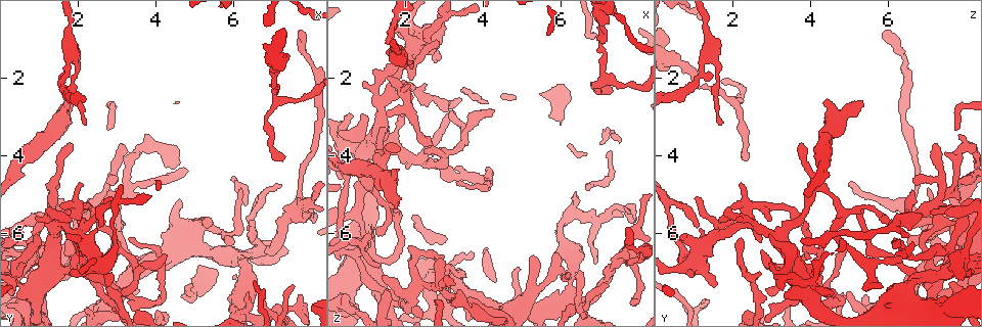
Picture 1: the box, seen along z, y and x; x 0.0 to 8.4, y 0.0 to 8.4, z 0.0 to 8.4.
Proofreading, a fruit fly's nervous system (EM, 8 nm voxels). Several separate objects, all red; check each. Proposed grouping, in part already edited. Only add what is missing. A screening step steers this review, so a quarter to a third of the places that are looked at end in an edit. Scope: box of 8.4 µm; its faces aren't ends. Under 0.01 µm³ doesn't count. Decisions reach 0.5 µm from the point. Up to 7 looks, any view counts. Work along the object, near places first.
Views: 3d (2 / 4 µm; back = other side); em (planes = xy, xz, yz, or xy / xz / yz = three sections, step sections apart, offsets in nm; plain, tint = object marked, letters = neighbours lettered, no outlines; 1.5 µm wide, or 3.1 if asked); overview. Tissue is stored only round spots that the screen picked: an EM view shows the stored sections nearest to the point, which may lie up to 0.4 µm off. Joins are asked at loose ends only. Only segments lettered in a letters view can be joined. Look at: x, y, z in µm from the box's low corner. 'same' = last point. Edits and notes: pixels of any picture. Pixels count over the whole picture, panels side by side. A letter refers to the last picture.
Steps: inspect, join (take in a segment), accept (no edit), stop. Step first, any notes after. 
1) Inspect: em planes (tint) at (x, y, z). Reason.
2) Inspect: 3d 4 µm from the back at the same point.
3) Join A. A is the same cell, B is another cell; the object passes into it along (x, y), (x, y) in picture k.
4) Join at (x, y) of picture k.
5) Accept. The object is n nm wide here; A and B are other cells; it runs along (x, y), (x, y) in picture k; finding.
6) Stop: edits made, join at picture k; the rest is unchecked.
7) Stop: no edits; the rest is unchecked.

Inspect: 3d 4 µm at (3.35, 6.15, 4.70).

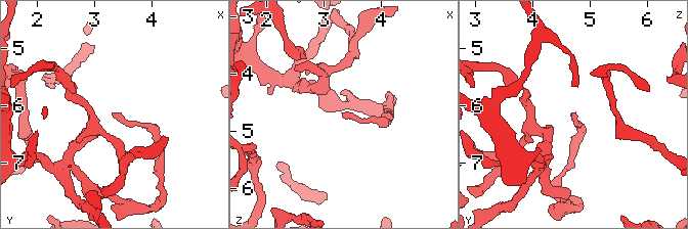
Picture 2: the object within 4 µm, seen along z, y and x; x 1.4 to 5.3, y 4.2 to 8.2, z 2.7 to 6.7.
Inspect: em planes (letters) at (3.35, 6.10, 4.65).

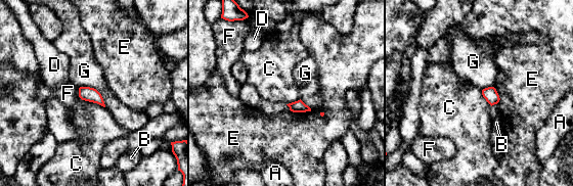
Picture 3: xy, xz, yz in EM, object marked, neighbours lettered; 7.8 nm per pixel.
Accept. A, B, C, D, E, F and G are other cells; a border runs along (79, 87), (93, 87), (105, 106) in picture 3; none of them fits.

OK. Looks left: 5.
Inspect: em xy step 8 (tint) at (2.95, 4.60, 6.75). Free end.

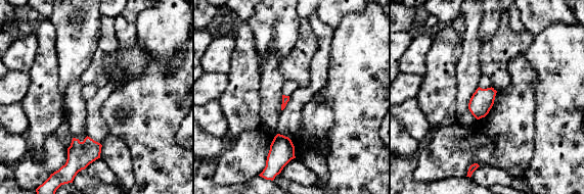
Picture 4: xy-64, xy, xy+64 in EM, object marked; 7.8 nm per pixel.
Inspect: em planes (letters) at the same point.

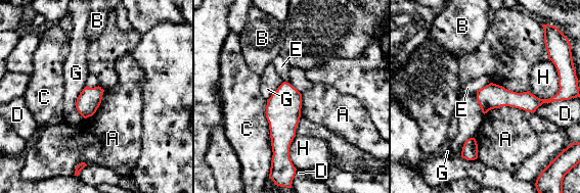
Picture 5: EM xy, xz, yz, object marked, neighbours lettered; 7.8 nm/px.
Accept. The longest contact is with C, 500 nm; A, B, C, D, E, G and H are other cells; none of them fits.

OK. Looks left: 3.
Inspect: 3d 2 µm at (1.75, 2.65, 5.40). Branch stops here.

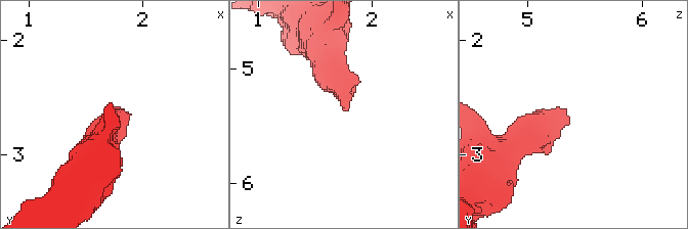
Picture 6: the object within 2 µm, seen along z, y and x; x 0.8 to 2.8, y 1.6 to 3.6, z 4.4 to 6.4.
Inspect: em planes (plain) at (1.76, 2.66, 5.36). Need the tissue.

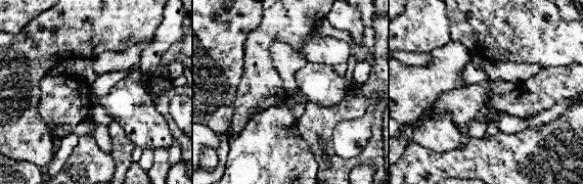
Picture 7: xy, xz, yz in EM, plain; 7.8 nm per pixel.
Inspect: em planes (letters) at the same point. See the neighbours.

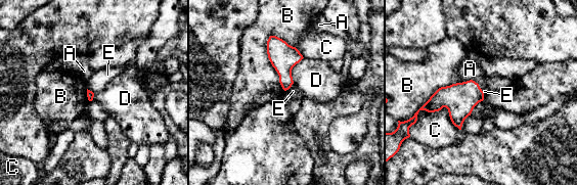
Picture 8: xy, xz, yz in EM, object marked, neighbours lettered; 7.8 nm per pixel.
Join E. The longest contact is with B, 460 nm; E is the same cell, A, B, C and D are other cells; it goes on there.

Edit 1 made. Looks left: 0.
Stop: edits made, join at picture 8; the rest is unchecked.

